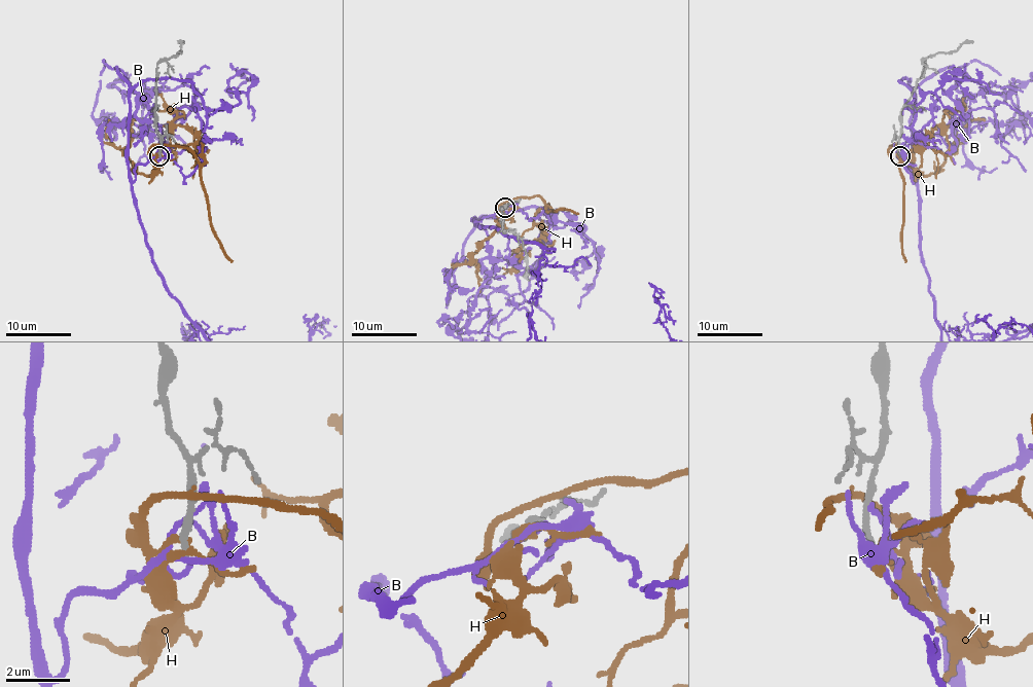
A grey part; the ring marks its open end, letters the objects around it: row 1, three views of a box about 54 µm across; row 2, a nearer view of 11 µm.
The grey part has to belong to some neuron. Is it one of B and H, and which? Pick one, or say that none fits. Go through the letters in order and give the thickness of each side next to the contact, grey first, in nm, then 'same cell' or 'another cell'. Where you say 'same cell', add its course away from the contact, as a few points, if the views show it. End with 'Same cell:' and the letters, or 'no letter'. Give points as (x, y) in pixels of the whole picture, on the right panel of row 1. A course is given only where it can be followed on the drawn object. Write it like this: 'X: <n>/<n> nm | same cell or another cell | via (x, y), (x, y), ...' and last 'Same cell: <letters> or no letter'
B: 180/160 nm | another cell
H: 200/190 nm | another cell
Same cell: no letter

